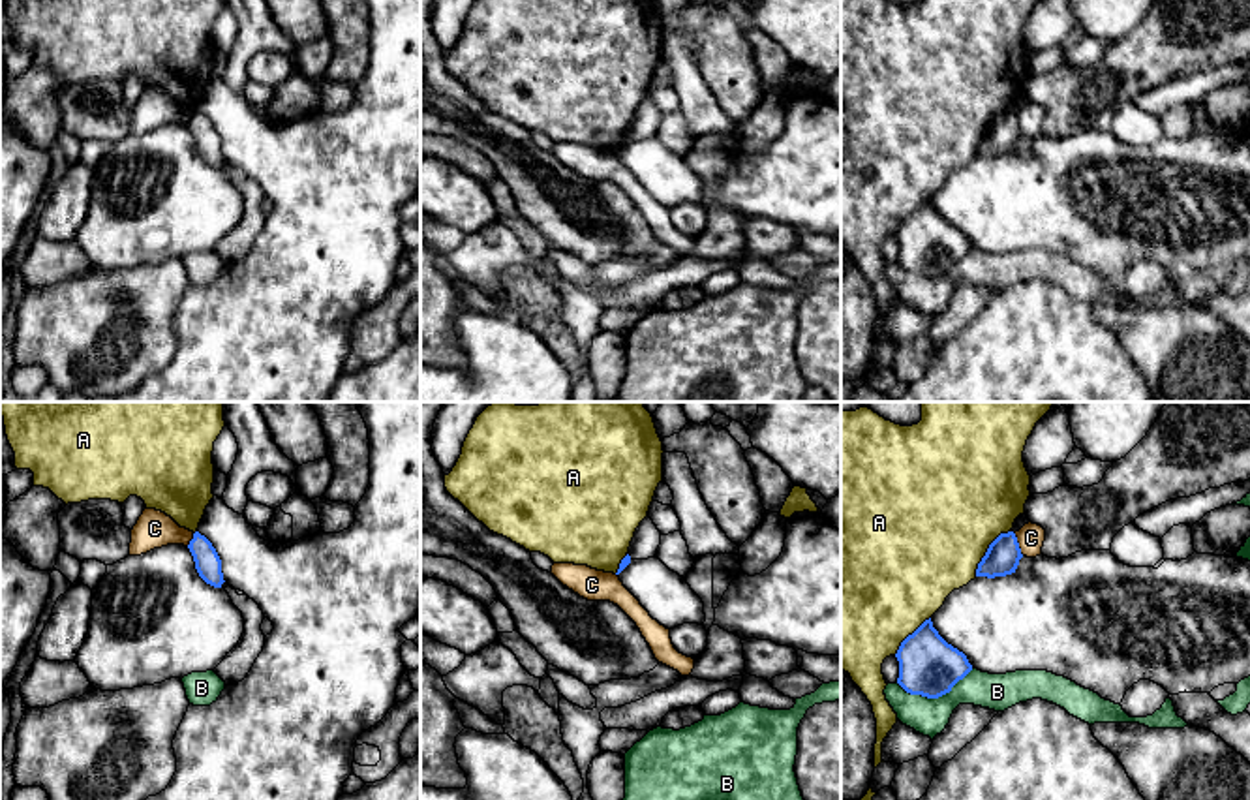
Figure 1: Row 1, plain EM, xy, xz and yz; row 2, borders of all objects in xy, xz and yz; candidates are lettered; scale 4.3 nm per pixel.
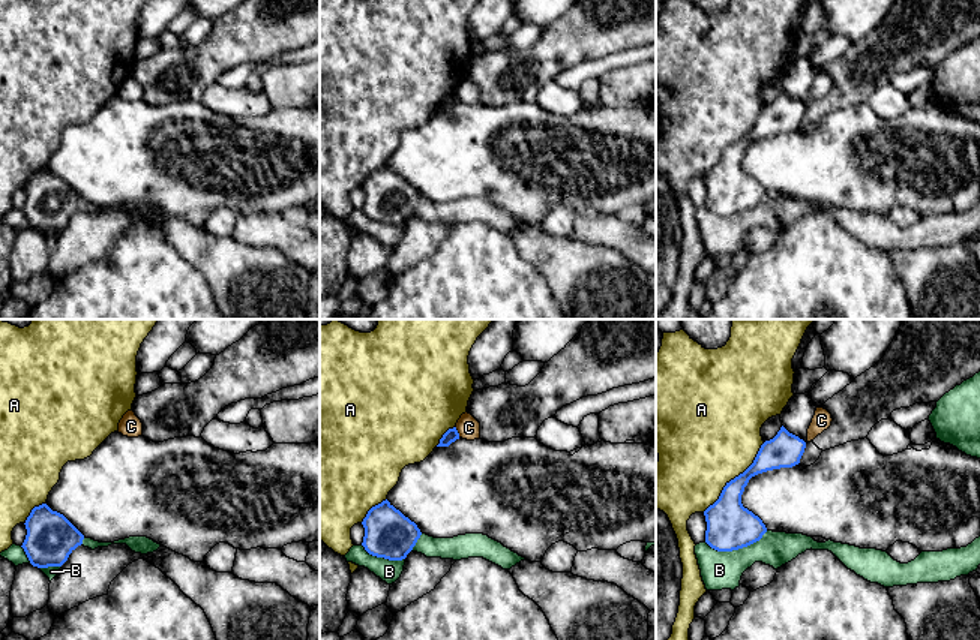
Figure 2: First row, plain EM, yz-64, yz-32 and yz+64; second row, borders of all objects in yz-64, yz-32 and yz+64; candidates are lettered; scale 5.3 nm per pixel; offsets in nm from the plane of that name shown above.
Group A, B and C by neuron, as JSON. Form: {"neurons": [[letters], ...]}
{"neurons": [["A"], ["B"], ["C"]]}

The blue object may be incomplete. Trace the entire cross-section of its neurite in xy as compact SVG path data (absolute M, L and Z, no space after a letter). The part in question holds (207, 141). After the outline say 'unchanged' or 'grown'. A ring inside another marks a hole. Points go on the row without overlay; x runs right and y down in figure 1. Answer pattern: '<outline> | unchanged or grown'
M195 111L188 128L193 135L199 156L206 163L210 163L214 167L221 167L221 163L225 162L223 152L221 152L221 139L220 139L216 128L212 126L212 122L205 115Z | unchanged

